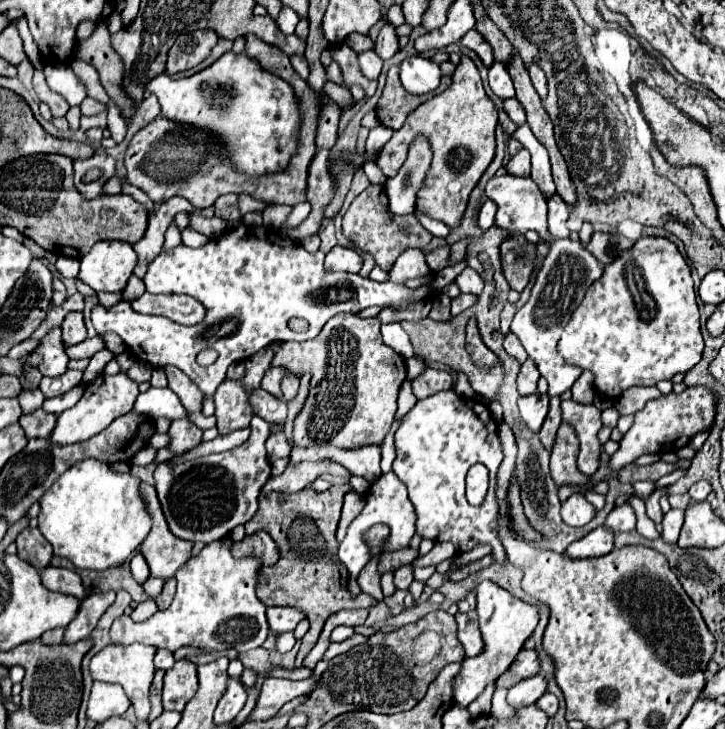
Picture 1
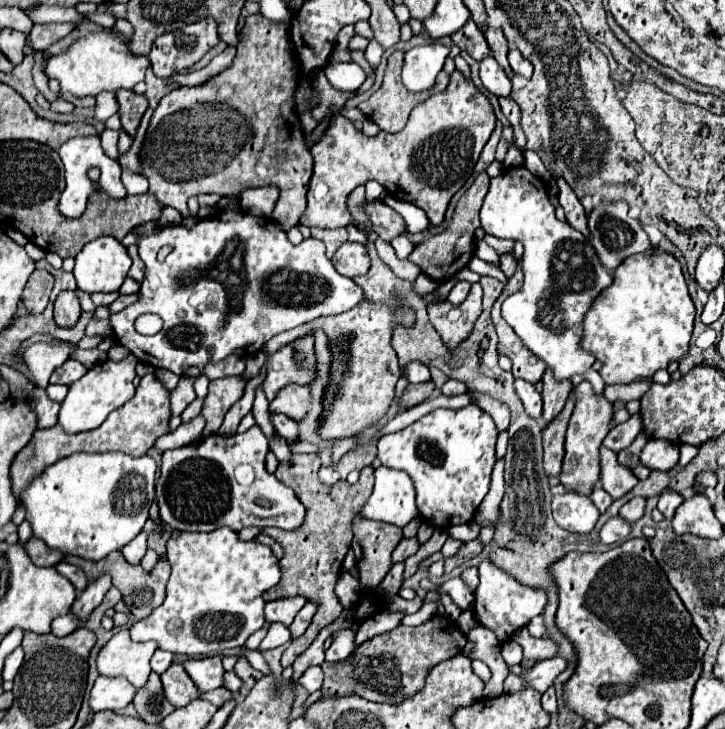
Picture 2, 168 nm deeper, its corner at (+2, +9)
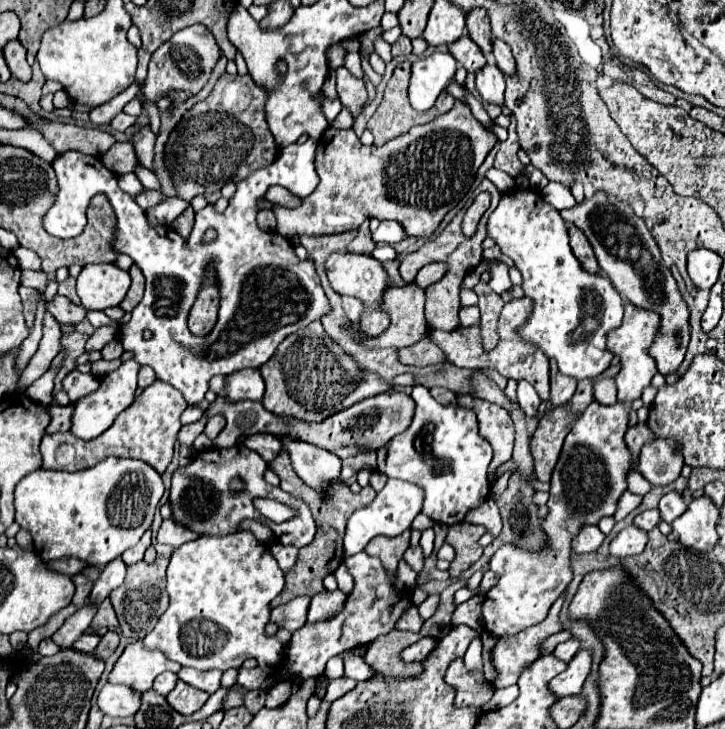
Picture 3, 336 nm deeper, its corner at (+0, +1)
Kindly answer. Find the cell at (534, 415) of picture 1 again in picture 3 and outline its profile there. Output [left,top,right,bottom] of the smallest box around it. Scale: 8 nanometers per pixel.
[517,380,541,418]

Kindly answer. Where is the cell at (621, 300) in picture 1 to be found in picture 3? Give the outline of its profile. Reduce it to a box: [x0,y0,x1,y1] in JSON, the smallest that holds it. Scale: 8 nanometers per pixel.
[607,302,661,402]

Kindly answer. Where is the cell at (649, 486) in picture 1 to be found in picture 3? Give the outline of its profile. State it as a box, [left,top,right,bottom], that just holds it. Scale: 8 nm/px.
[615,490,641,520]

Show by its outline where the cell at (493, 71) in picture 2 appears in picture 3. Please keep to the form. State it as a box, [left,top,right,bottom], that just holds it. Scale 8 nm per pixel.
[477,62,511,116]

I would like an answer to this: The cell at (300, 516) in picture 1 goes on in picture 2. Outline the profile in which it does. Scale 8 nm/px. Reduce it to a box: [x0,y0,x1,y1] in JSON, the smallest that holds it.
[263,454,373,668]

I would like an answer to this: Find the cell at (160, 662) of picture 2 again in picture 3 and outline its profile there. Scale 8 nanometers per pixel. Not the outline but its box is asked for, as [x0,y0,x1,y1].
[153,672,177,696]

